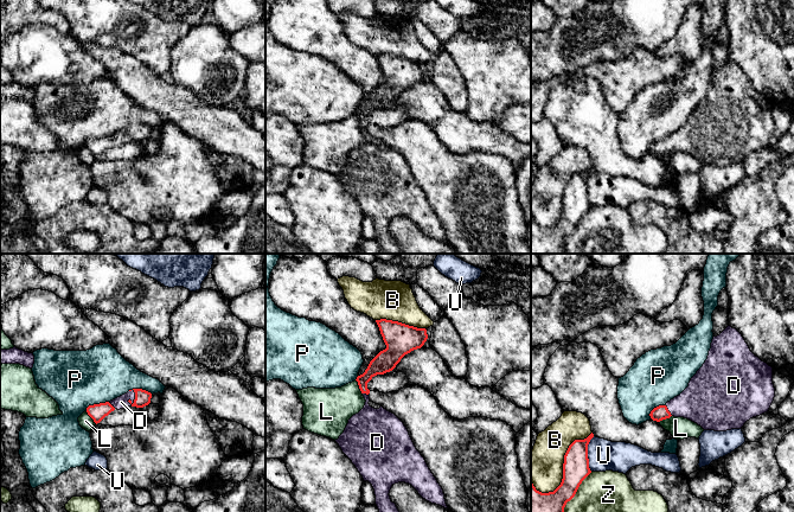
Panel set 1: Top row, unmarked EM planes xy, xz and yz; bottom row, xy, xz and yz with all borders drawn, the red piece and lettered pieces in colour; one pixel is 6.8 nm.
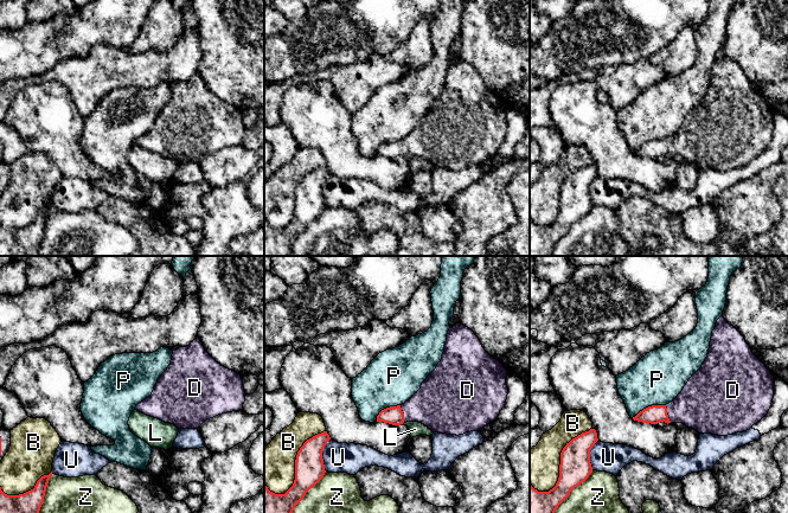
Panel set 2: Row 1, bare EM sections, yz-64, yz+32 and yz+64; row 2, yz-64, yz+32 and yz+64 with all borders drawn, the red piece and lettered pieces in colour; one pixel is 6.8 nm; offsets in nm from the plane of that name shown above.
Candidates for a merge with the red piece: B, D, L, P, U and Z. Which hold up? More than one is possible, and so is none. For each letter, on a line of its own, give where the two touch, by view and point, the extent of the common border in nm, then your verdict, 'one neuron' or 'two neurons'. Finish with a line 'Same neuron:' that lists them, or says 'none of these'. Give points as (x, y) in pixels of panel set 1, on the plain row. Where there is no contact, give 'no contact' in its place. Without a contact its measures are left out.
B: contact yz (563, 199); length 550 nm; two neurons
D: contact xy (135, 132); length 120 nm; one neuron
L: contact xz (359, 121); length 110 nm; two neurons
P: contact xy (96, 139); length 170 nm; two neurons
U: contact yz (587, 189); length 240 nm; two neurons
Z: contact yz (574, 230); length 360 nm; two neurons
Same neuron: D

